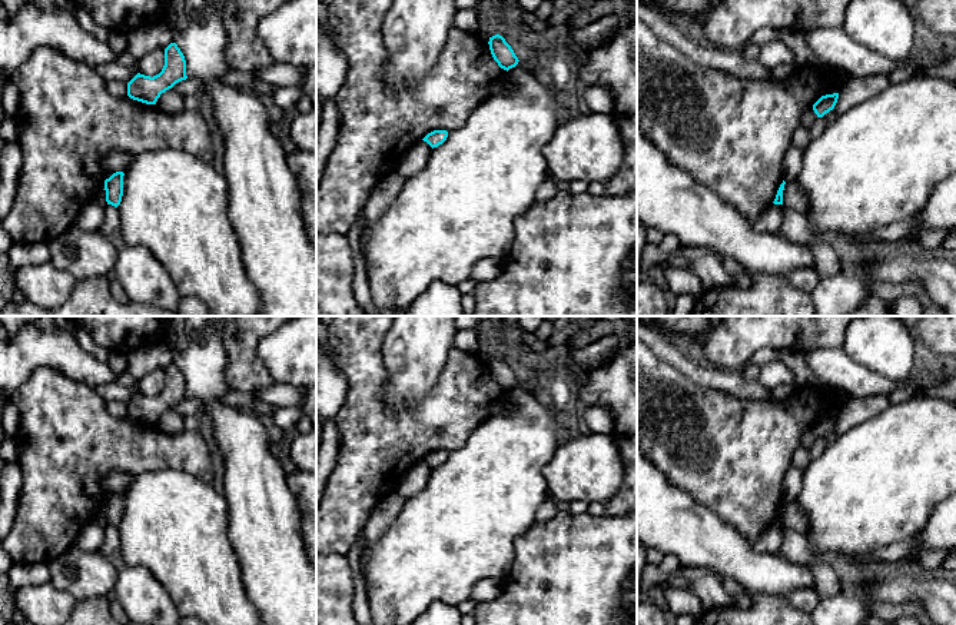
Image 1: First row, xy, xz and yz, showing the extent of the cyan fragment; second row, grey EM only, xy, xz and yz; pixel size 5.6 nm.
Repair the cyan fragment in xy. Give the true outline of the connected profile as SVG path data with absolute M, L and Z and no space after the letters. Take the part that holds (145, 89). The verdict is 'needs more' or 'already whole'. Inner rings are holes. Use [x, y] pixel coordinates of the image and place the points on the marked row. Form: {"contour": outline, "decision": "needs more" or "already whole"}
{"contour": "M170 43L165 49L162 72L153 77L137 73L127 83L127 96L146 104L156 104L162 93L186 79L185 56L176 43Z", "decision": "already whole"}

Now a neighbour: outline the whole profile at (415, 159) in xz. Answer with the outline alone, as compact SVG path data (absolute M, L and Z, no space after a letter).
M419 140L406 152L402 162L396 167L396 173L405 180L412 177L425 167L431 152L432 147L426 142Z

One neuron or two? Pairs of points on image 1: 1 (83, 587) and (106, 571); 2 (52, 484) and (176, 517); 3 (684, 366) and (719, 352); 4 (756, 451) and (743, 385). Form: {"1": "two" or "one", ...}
{"1": "one", "2": "two", "3": "two", "4": "two"}

